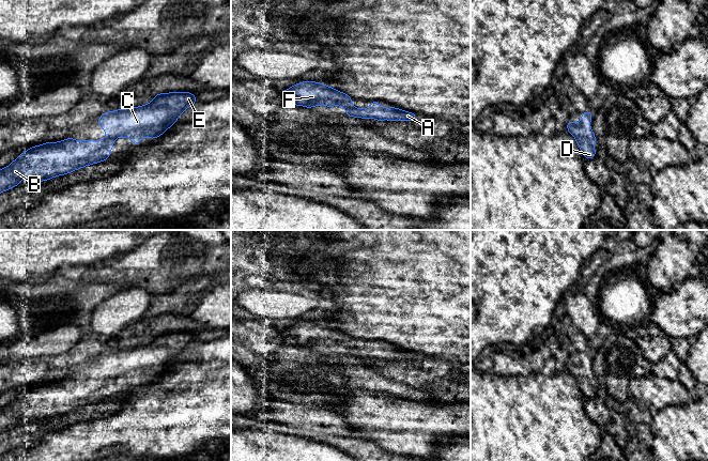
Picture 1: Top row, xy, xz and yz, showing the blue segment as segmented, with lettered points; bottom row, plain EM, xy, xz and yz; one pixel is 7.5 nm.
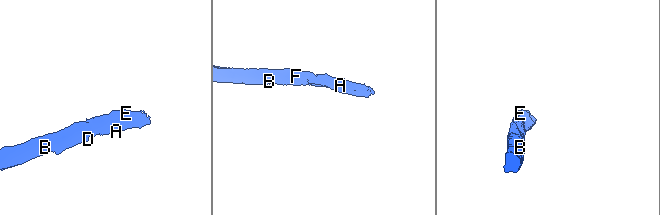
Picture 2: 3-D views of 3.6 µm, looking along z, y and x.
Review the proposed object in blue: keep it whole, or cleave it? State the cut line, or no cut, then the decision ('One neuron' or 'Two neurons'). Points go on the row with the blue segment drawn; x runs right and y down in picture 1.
No split. One neuron

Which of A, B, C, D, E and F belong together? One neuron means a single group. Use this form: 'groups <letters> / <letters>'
groups A B C D E F

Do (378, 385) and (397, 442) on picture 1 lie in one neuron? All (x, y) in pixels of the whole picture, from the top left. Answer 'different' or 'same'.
different

